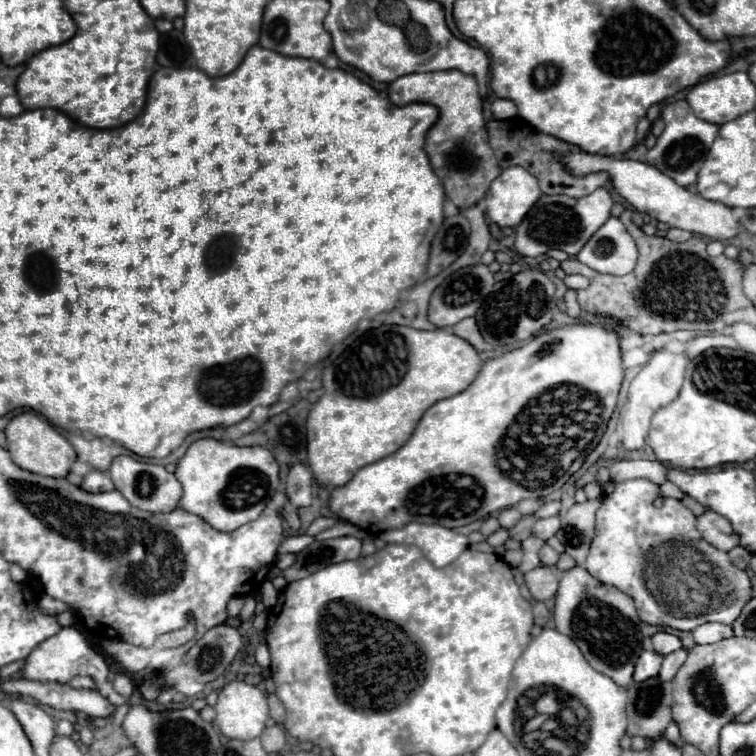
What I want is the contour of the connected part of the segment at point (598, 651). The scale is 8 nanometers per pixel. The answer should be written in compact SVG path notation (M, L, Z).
M582 566L566 570L556 592L554 624L558 632L570 636L578 644L594 670L610 676L618 686L630 686L634 682L632 674L638 648L642 646L642 632L634 600L628 594L598 582Z

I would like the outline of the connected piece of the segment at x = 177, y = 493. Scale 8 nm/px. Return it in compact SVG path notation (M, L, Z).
M118 456L118 460L114 460L114 464L110 466L110 476L116 484L116 490L122 492L122 496L126 496L126 500L136 508L142 508L146 512L168 514L180 506L182 486L176 480L176 476L170 474L164 466L138 462L130 456Z

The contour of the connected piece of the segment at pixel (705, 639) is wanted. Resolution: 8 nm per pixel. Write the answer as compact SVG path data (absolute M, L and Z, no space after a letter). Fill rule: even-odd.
M708 622L708 624L698 626L692 634L694 634L696 644L712 644L712 642L730 638L732 636L732 626L718 624L718 622Z

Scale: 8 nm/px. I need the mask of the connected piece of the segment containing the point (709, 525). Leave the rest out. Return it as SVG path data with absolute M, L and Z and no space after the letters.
M706 510L706 514L696 518L696 528L708 544L722 552L730 552L734 546L738 546L738 536L730 522L712 510Z

